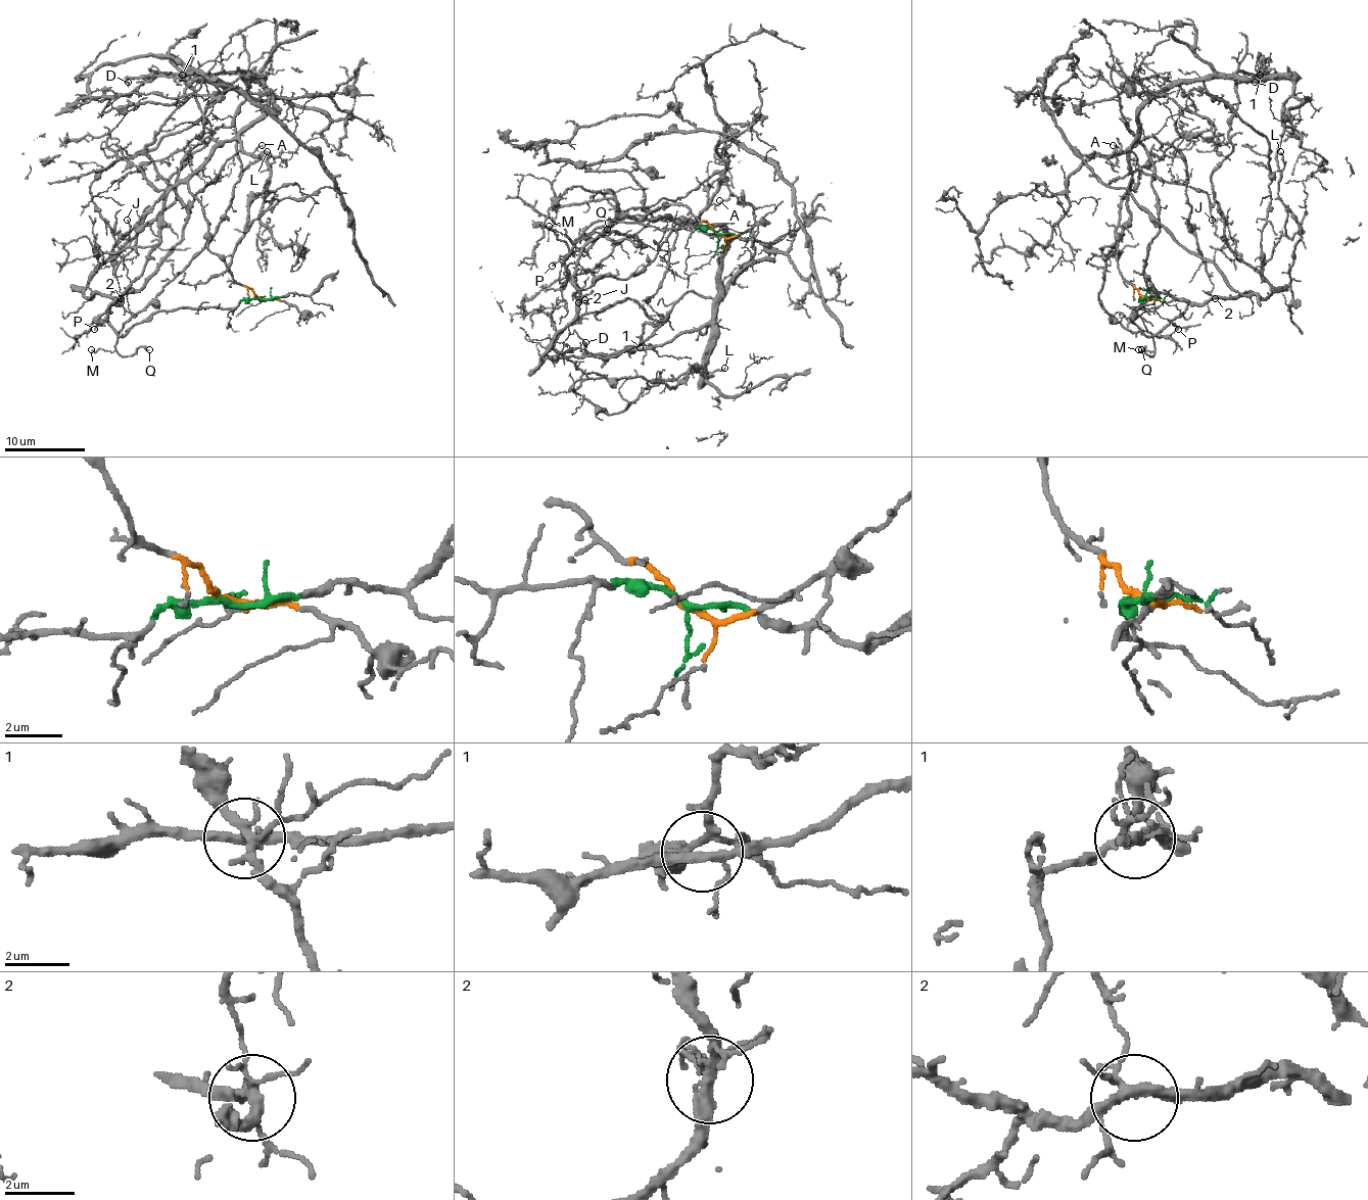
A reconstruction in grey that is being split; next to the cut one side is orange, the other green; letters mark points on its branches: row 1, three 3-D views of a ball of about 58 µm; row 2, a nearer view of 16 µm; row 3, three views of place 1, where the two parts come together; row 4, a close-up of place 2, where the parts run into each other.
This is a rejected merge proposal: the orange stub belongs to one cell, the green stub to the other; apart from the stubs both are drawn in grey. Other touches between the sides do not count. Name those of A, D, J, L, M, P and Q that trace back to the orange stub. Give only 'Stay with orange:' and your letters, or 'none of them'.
Stay with orange: A, D, L

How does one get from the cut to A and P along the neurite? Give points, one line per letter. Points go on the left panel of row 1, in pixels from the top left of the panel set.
A: (258, 298), (208, 248), (204, 205), (192, 194), (188, 180), (226, 141), (234, 139), (248, 153), (263, 145)
P: (258, 298), (242, 298), (234, 306), (159, 310), (123, 335), (105, 321), (95, 329)

